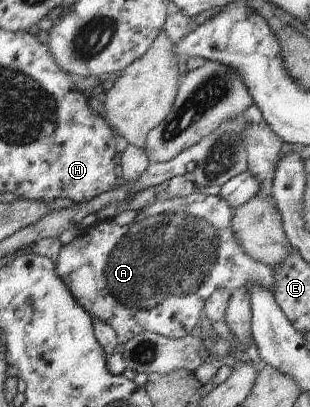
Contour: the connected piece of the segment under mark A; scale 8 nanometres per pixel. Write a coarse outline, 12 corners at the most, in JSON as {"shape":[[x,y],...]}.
{"shape":[[200,191],[64,244],[56,273],[118,343],[176,339],[273,269]]}

